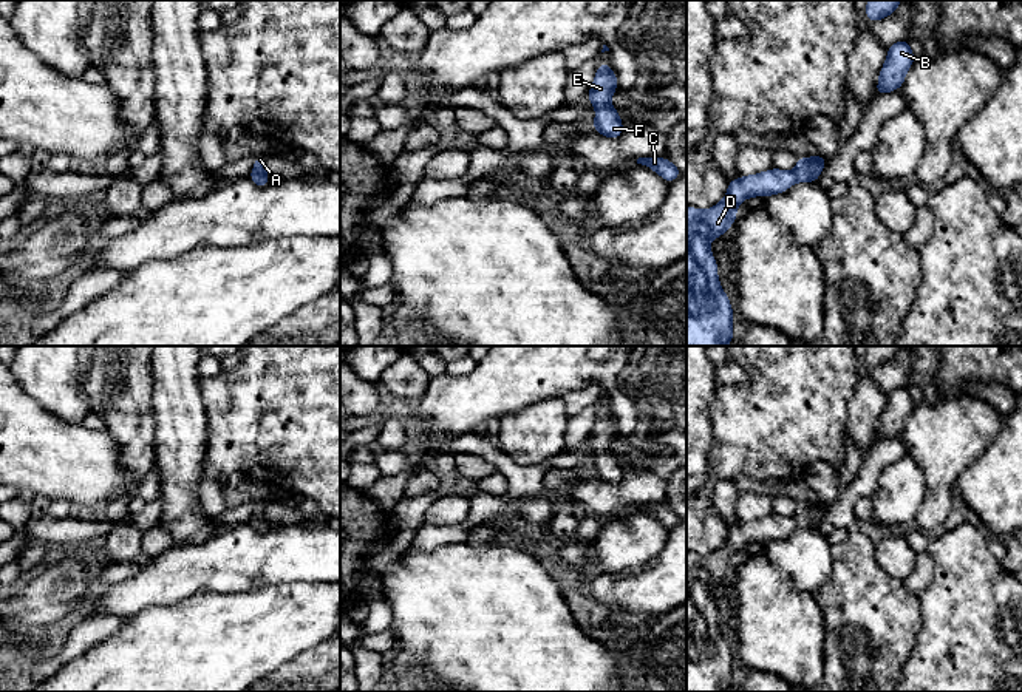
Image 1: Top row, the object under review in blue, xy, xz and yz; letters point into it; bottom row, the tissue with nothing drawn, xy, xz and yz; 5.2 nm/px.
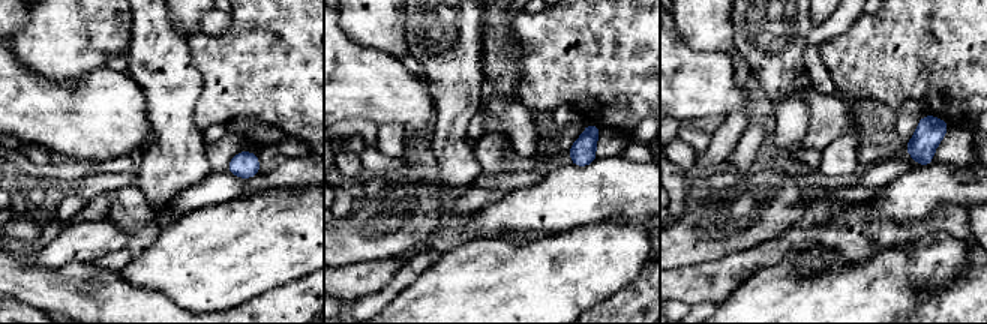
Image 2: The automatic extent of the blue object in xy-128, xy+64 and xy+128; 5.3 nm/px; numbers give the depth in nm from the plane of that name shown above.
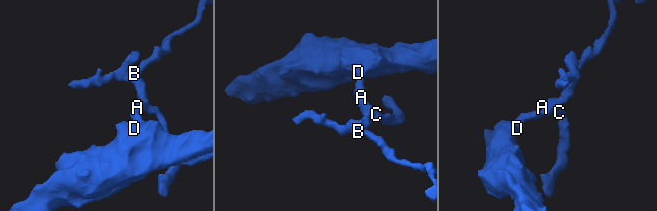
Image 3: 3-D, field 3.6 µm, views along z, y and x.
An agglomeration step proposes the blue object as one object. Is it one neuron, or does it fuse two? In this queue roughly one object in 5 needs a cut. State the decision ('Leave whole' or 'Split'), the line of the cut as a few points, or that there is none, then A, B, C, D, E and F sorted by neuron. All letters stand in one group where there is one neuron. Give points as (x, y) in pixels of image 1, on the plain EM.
Leave whole. No split. Groups: A B C D E F

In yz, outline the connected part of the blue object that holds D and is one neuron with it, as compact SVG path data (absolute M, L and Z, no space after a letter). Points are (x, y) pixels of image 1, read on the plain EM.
M796 504L793 519L772 514L728 527L727 542L711 556L686 555L686 692L727 692L733 683L733 655L717 626L708 589L734 570L736 553L751 542L784 539L796 527L816 528L827 507Z

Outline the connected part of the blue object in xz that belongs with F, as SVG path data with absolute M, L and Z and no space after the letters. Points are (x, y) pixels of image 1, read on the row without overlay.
M600 408L588 446L597 454L592 476L611 485L618 485L623 479L620 460L611 453L611 442L617 434L618 428L612 412Z

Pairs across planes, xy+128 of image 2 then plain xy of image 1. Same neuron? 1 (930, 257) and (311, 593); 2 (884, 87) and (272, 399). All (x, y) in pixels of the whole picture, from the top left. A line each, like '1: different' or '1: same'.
1: same
2: same

